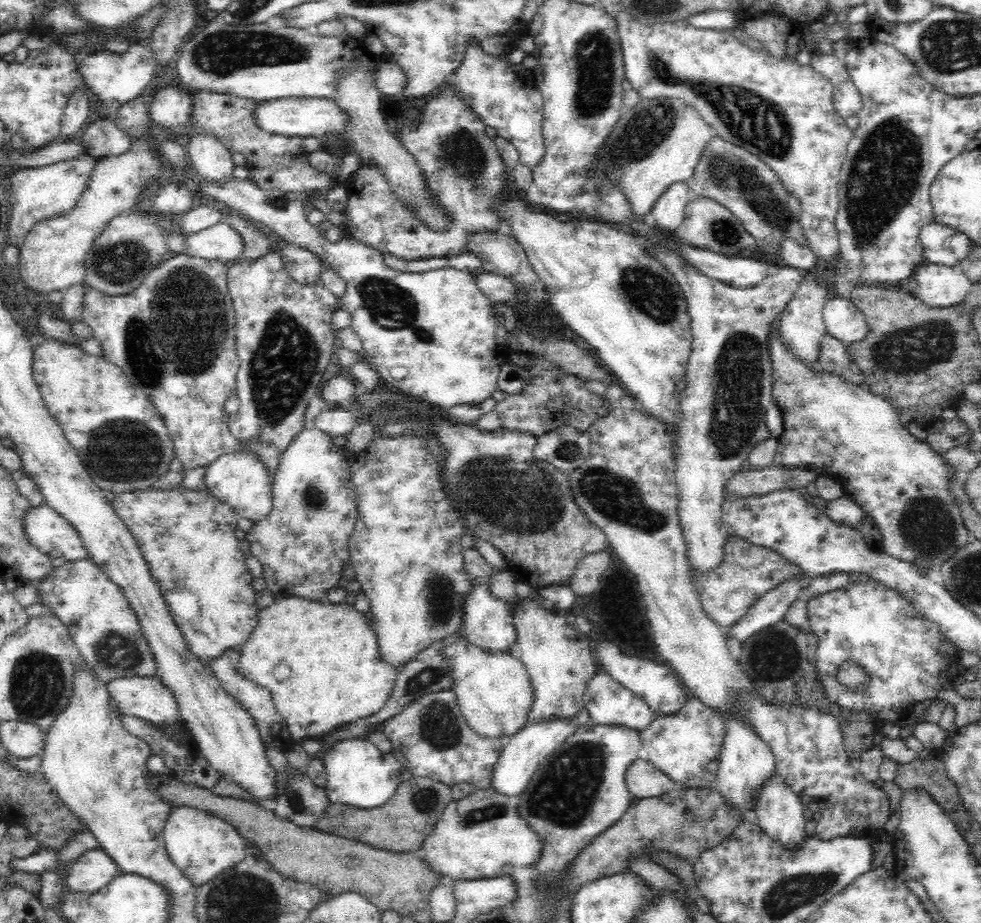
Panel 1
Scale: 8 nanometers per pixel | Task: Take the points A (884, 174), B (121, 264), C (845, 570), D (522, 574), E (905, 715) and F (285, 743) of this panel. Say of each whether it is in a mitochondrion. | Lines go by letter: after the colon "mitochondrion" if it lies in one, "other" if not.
A: mitochondrion
B: mitochondrion
C: other
D: other
E: other
F: other

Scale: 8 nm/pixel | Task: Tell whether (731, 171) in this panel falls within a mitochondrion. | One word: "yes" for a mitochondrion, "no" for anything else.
yes

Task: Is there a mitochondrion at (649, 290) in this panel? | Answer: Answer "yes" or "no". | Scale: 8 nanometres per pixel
yes

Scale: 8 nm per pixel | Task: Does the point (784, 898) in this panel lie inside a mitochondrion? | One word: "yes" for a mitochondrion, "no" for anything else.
yes

